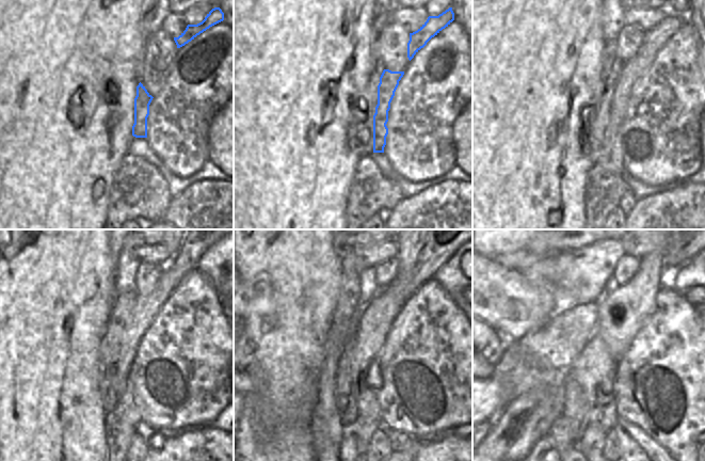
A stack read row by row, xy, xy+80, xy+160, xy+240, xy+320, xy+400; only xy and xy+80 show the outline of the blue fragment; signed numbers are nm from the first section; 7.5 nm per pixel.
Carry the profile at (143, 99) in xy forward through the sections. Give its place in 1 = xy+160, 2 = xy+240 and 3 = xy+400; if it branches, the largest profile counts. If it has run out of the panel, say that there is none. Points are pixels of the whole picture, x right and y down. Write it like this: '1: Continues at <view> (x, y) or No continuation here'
1: Continues at xy+160 (610, 158)
2: Continues at xy+240 (126, 408)
3: Continues at xy+400 (593, 438)

